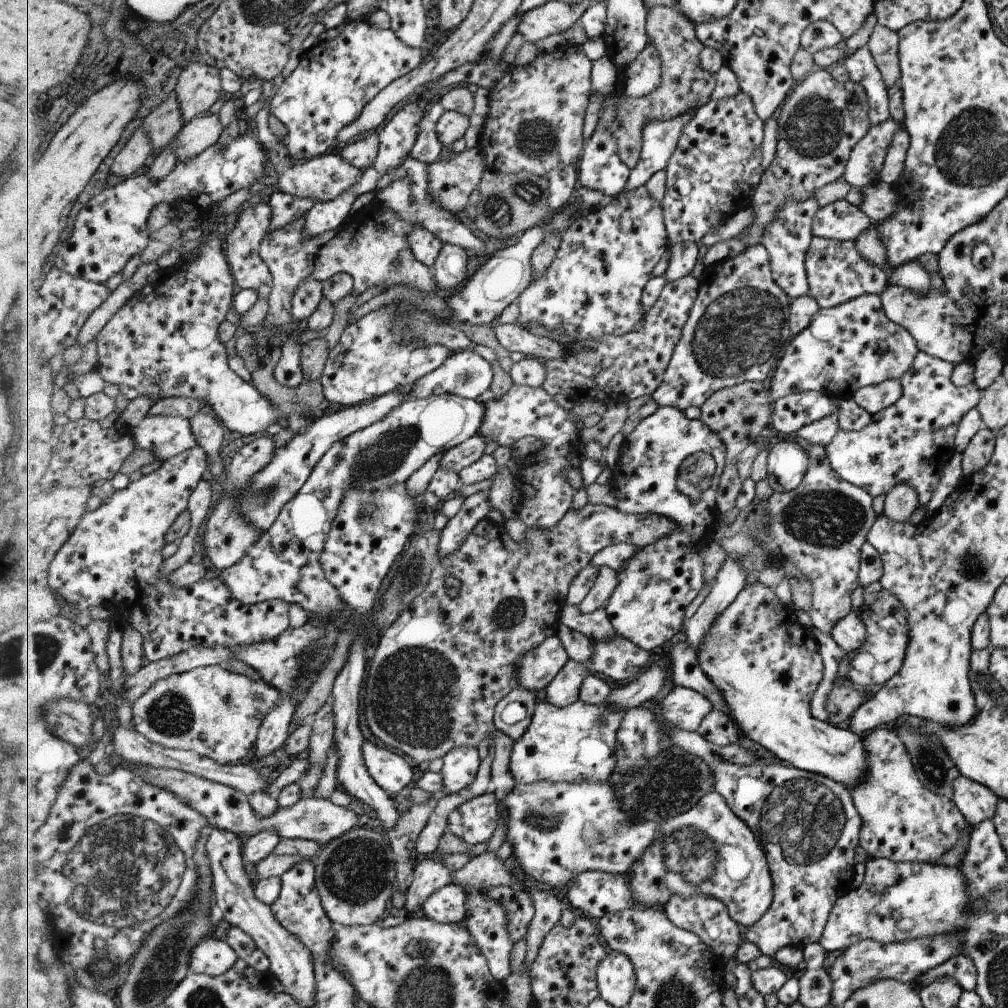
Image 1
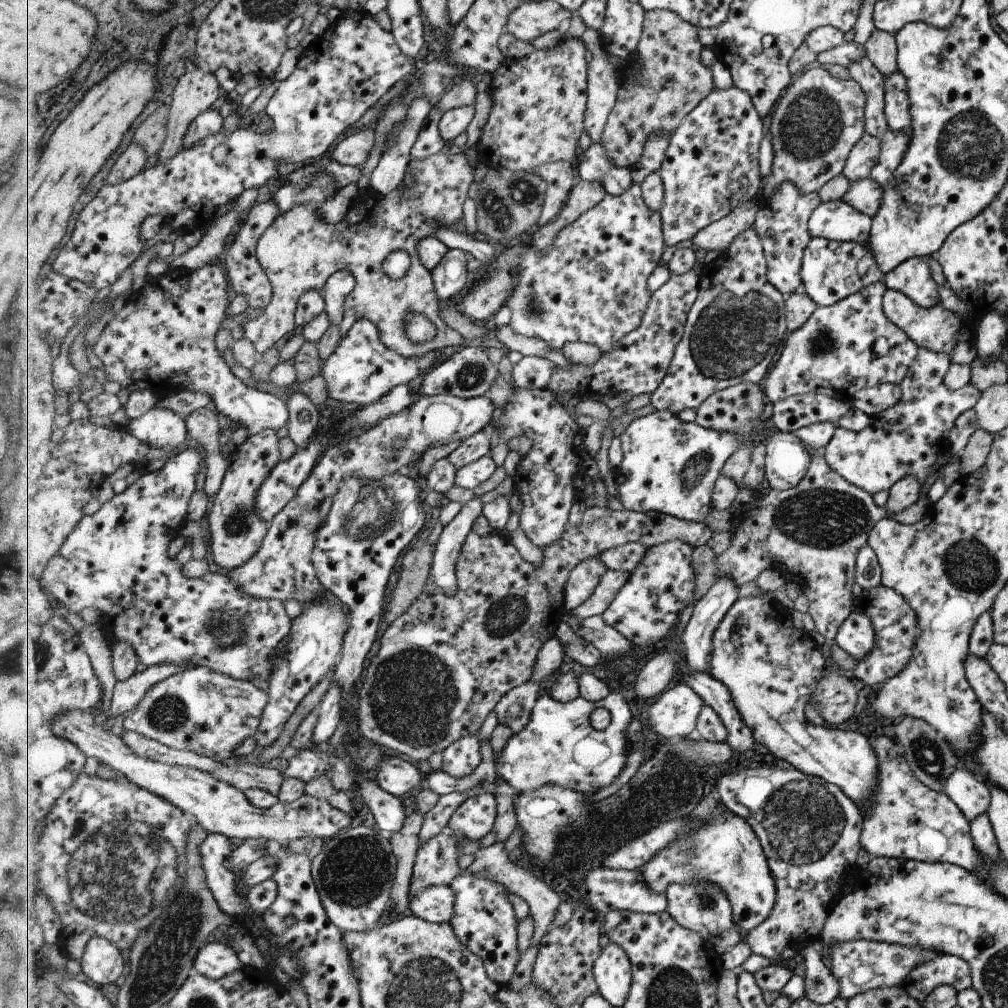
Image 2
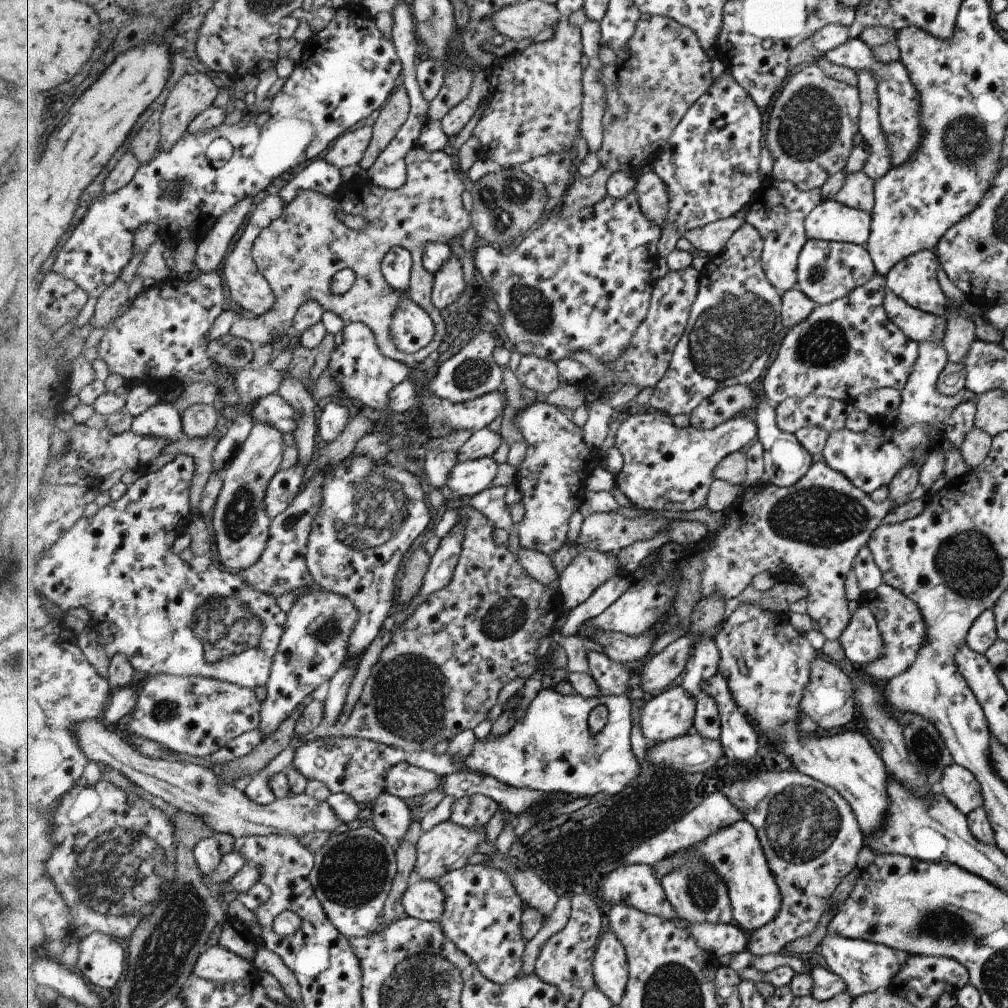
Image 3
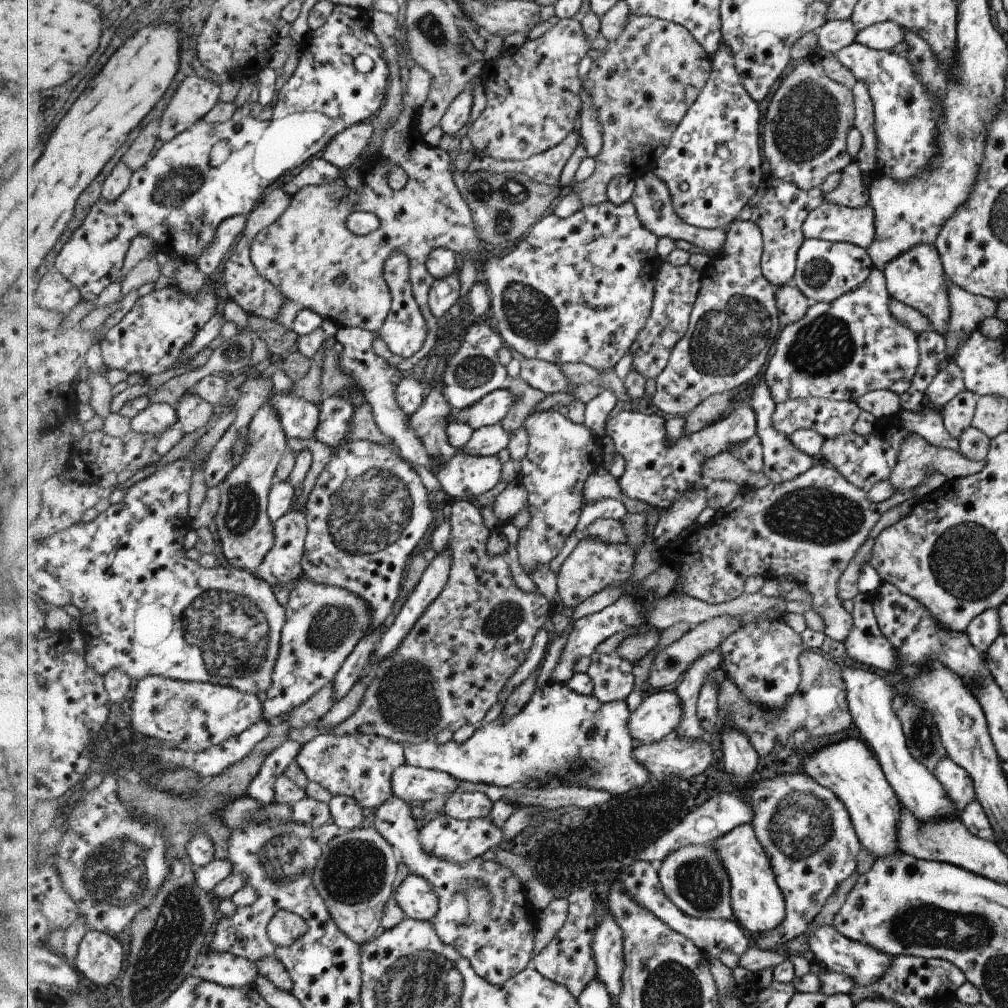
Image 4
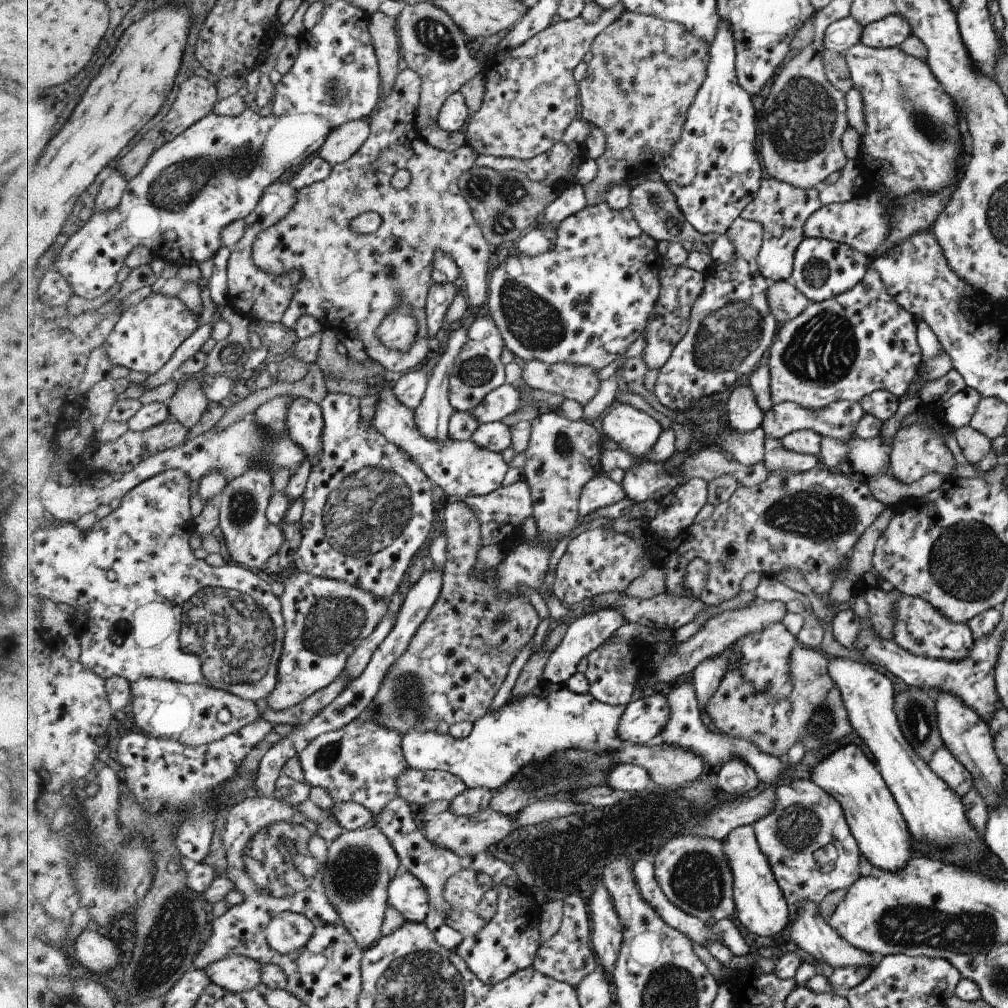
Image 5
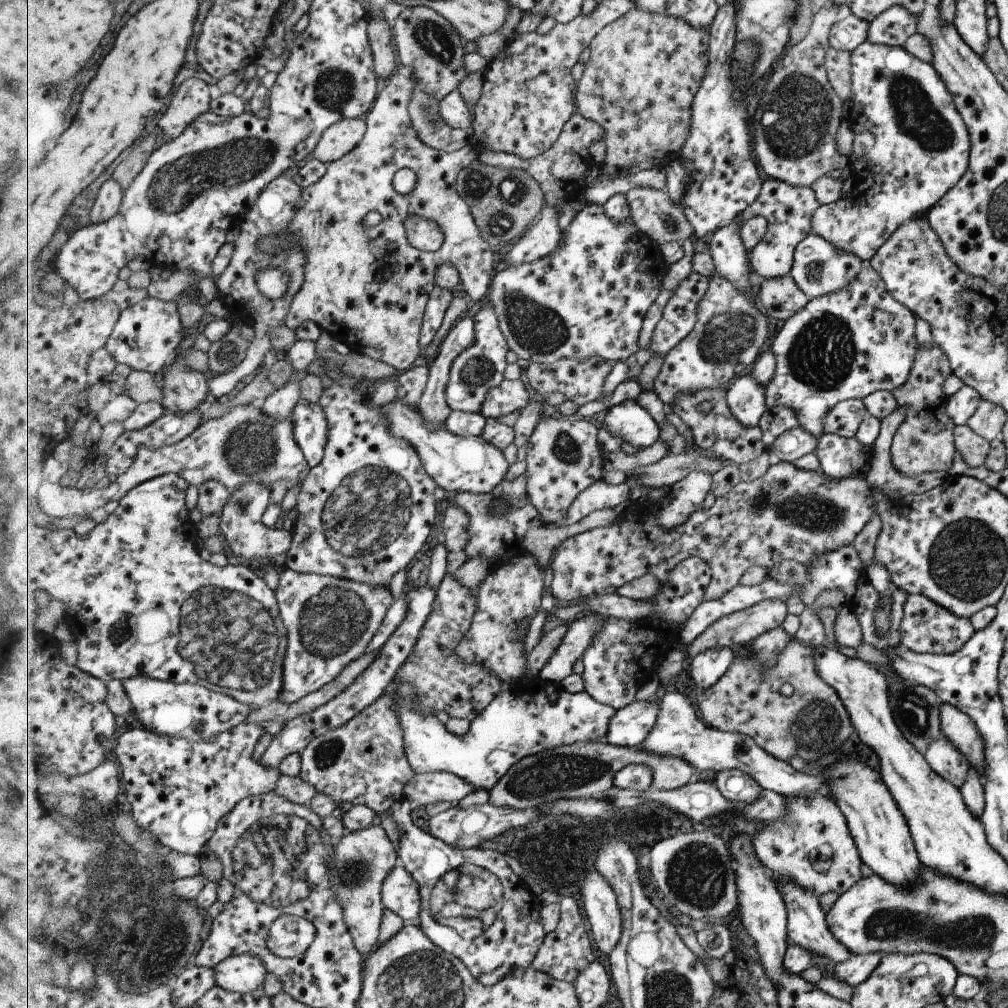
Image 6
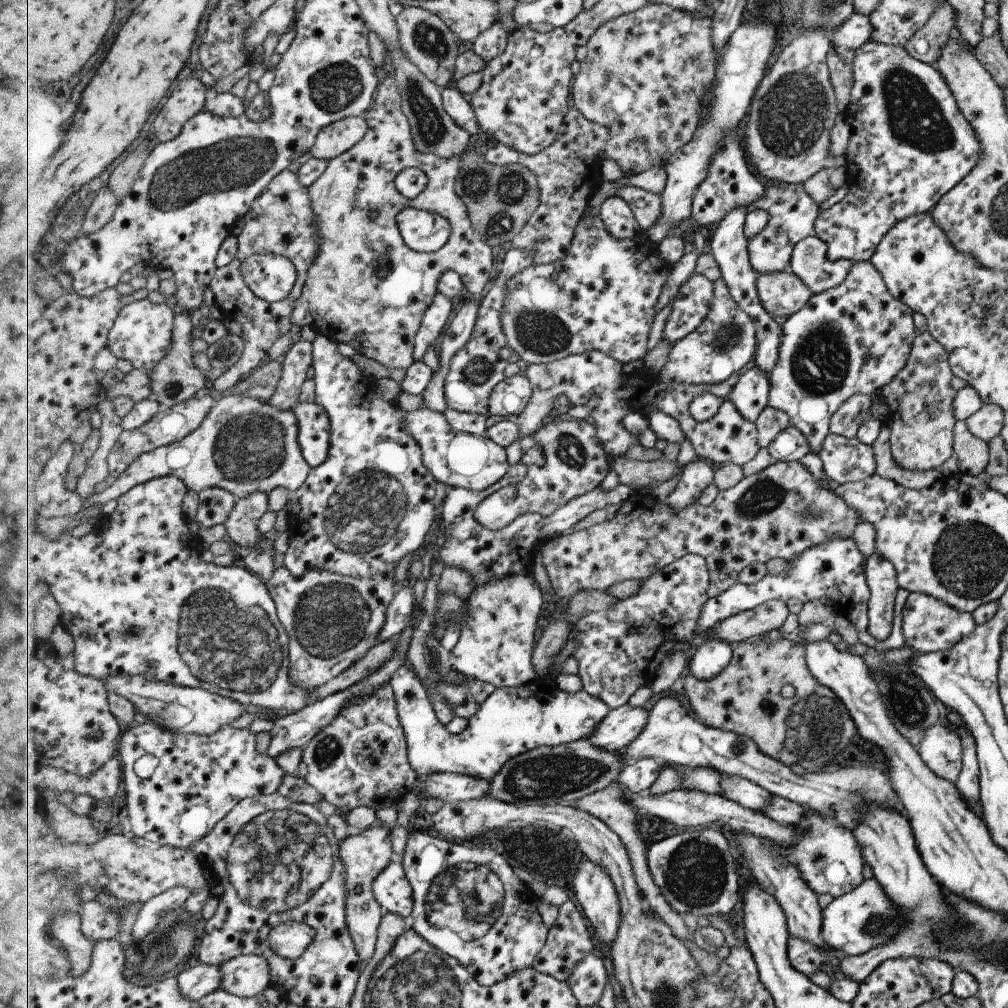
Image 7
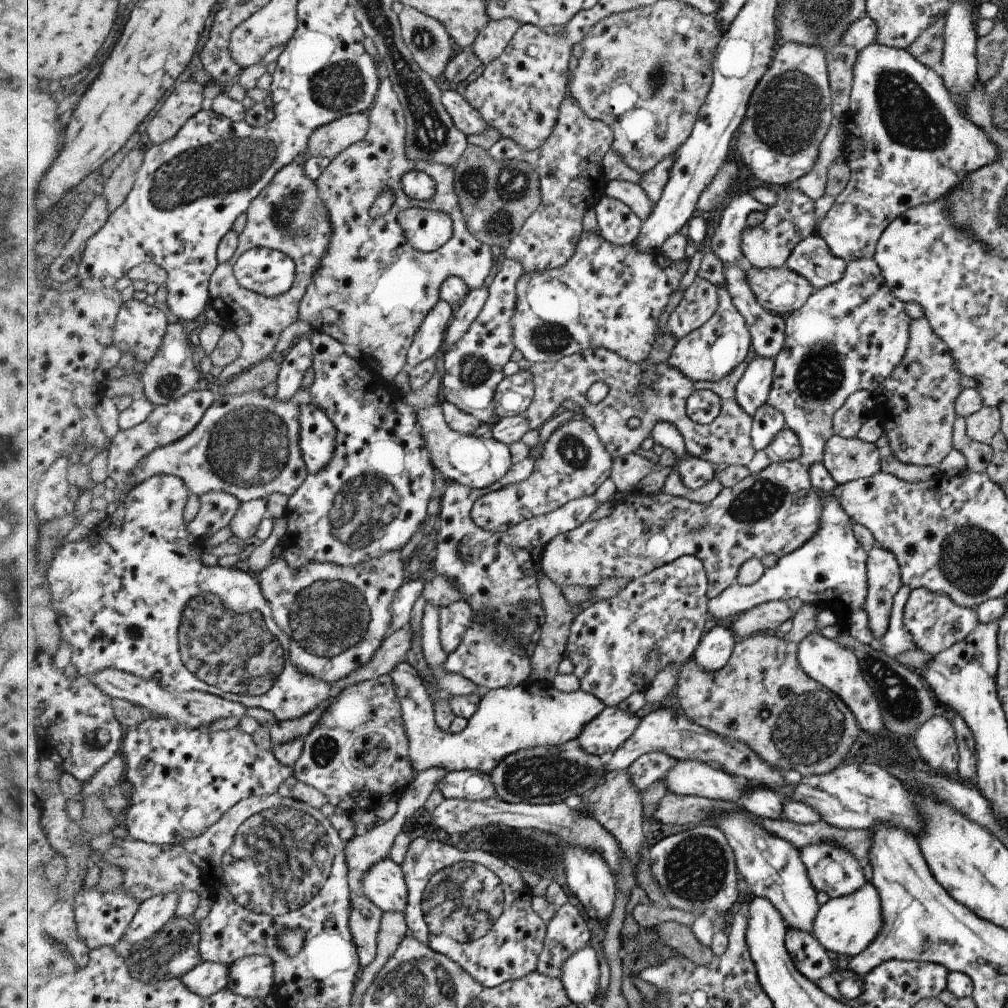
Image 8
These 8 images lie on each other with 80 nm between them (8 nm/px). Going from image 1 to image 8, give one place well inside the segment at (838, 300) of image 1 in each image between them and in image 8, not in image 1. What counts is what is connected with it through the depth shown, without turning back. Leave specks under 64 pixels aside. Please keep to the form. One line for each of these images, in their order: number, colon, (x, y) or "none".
2: (830, 271)
3: (825, 270)
4: (824, 271)
5: (821, 269)
6: (817, 268)
7: (809, 260)
8: (810, 258)

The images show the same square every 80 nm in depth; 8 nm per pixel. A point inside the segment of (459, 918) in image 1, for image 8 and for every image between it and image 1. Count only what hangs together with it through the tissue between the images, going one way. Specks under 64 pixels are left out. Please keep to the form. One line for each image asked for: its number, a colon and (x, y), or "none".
2: (437, 904)
3: (426, 900)
4: (419, 899)
5: (407, 893)
6: (400, 892)
7: (393, 891)
8: (385, 884)

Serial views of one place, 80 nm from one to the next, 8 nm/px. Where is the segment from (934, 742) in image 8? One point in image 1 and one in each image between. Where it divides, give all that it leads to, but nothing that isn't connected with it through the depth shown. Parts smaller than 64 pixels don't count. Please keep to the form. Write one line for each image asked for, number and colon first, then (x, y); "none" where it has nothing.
1: (975, 803)
2: (970, 794)
3: (958, 785)
4: (957, 784)
5: (941, 762)
6: (944, 760)
7: (939, 750)

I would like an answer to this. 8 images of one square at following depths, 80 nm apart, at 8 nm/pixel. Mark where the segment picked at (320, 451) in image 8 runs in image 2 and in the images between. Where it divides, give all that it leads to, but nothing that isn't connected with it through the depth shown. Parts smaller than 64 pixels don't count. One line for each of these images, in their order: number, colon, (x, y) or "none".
2: (163, 339)
3: (273, 409)
4: (300, 418)
5: (305, 423)
6: (311, 424)
7: (315, 426)

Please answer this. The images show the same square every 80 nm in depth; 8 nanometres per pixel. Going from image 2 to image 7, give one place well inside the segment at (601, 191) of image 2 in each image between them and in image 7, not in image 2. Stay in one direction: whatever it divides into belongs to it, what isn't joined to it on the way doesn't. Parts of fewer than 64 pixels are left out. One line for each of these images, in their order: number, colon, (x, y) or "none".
3: (664, 70)
4: (644, 84)
5: (645, 73)
6: (640, 83)
7: (645, 77)

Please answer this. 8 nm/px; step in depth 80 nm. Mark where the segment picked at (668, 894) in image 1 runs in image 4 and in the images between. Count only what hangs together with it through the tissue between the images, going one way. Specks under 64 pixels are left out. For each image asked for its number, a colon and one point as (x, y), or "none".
2: (723, 849)
3: (736, 854)
4: (758, 901)

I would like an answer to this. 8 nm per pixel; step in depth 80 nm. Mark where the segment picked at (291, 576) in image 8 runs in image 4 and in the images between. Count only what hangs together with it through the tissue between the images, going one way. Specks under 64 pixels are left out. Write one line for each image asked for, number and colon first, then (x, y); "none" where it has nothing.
4: (325, 623)
5: (326, 620)
6: (330, 621)
7: (333, 621)

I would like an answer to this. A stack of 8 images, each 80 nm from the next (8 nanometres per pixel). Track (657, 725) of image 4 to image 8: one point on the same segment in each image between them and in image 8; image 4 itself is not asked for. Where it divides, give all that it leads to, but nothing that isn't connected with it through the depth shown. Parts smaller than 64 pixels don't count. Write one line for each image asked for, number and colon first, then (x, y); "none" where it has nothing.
5: (645, 718)
6: (631, 725)
7: (622, 725)
8: (613, 728)

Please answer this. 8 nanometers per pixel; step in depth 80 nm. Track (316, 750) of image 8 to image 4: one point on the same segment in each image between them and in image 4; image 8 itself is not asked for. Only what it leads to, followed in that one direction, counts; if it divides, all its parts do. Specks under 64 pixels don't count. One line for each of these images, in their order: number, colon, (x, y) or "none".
4: (361, 766)
5: (362, 762)
6: (364, 762)
7: (361, 759)

